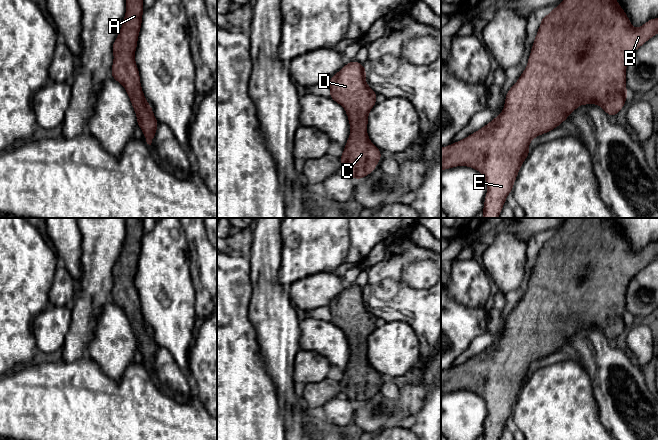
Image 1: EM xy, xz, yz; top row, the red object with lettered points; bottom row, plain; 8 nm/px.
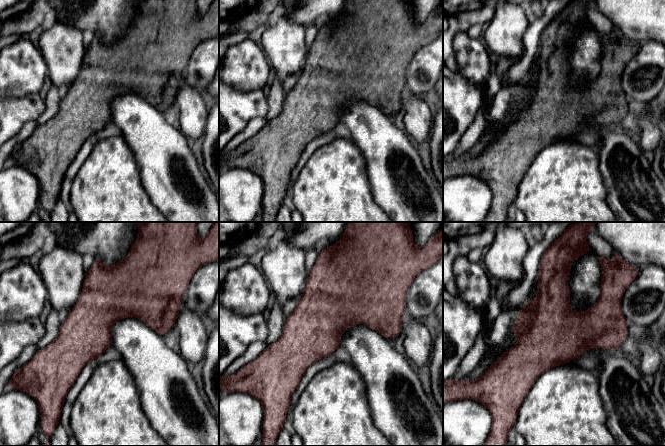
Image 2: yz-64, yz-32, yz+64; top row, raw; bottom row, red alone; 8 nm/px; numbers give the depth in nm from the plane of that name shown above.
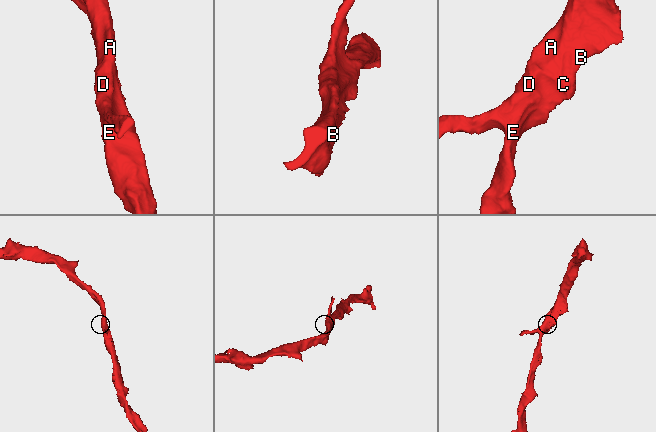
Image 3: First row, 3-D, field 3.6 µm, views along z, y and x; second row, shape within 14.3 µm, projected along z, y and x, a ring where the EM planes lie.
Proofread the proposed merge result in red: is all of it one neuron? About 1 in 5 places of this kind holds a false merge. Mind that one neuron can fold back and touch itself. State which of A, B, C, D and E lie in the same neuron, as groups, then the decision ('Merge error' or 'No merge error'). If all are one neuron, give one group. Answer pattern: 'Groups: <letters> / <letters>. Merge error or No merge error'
Groups: A B C D E. No merge error

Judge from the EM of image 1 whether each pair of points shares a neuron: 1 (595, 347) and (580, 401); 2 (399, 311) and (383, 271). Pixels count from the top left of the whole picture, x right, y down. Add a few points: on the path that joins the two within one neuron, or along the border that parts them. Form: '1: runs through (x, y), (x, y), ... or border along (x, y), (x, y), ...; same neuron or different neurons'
1: border along (578, 361), (588, 374), (594, 396); different neurons
2: runs through (386, 310), (370, 296), (371, 284); same neuron

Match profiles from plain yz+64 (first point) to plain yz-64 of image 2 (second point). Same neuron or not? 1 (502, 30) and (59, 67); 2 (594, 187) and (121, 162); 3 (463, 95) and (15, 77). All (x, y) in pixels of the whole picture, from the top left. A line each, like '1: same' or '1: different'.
1: same
2: same
3: different

